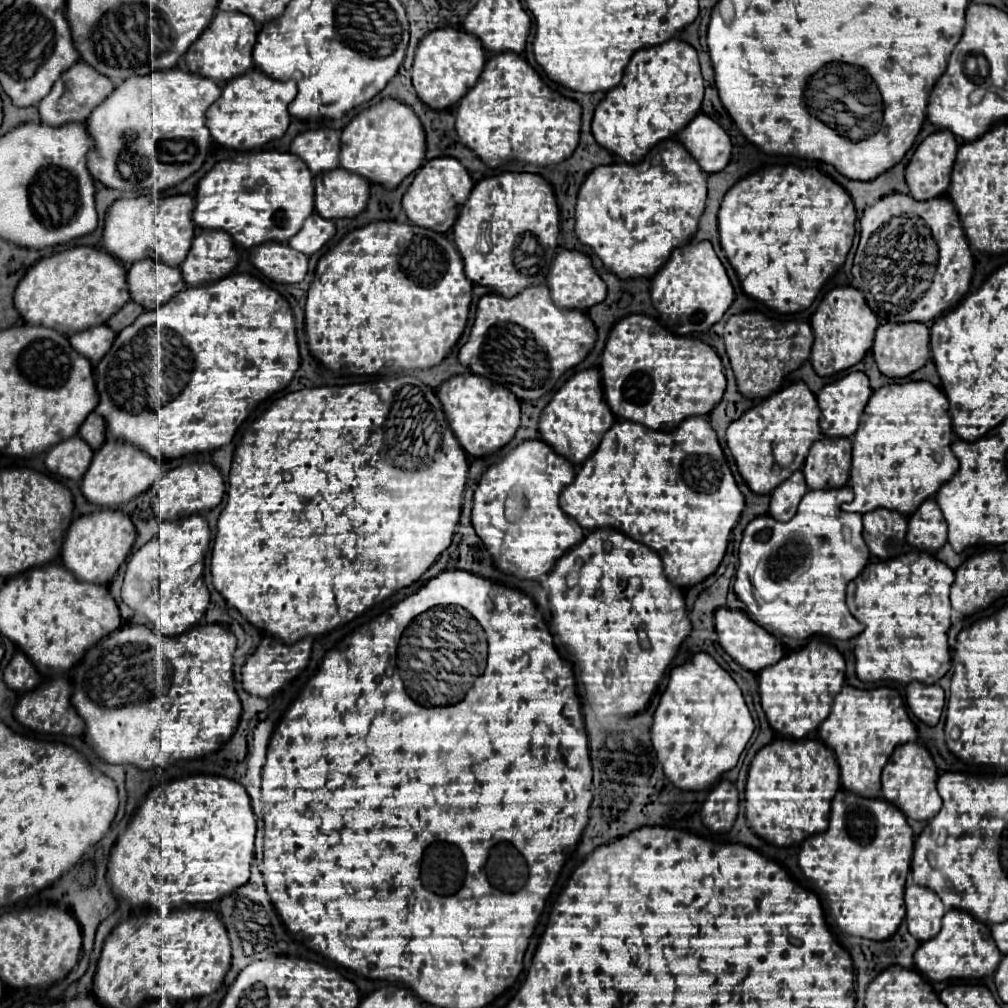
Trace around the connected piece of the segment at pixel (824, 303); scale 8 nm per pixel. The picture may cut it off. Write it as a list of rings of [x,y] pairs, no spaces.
[[[836,287],[824,295],[816,313],[812,315],[812,331],[814,331],[814,345],[812,345],[812,365],[820,377],[828,377],[840,373],[866,355],[872,347],[874,331],[878,327],[878,319],[868,307],[862,291],[854,287]]]

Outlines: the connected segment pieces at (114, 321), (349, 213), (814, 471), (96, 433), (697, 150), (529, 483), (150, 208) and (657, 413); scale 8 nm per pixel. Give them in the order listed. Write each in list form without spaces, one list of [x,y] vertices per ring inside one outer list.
[[[128,301],[118,313],[112,315],[106,323],[108,323],[108,327],[110,327],[114,333],[118,333],[118,331],[122,331],[122,327],[128,327],[130,323],[134,323],[142,311],[144,311],[142,305],[138,305],[138,303],[134,303],[134,301]]]
[[[342,167],[334,171],[324,171],[314,177],[316,187],[316,211],[324,219],[340,219],[340,217],[356,217],[366,209],[370,197],[368,179],[350,173]]]
[[[824,437],[810,447],[802,467],[810,489],[836,489],[844,487],[850,475],[852,443],[846,437]]]
[[[90,413],[90,415],[86,417],[86,421],[82,423],[78,435],[80,435],[82,439],[86,439],[86,443],[90,443],[90,447],[96,451],[96,449],[100,449],[100,445],[104,443],[104,431],[106,431],[104,419],[102,419],[100,415],[96,415],[96,413]]]
[[[698,113],[678,133],[678,141],[694,155],[706,173],[718,173],[730,161],[732,143],[728,133],[704,113]]]
[[[540,439],[522,441],[502,461],[494,463],[482,473],[482,479],[474,491],[472,525],[500,571],[514,575],[518,579],[536,579],[548,573],[570,547],[578,545],[584,539],[584,529],[572,517],[568,517],[558,505],[562,489],[574,481],[574,475],[574,465]]]
[[[144,195],[144,197],[132,197],[132,199],[118,199],[118,201],[114,201],[114,203],[112,203],[112,207],[108,209],[108,215],[106,215],[106,225],[104,225],[103,229],[103,235],[102,235],[103,242],[101,246],[104,246],[106,251],[108,251],[110,255],[114,255],[114,259],[116,259],[120,263],[120,265],[122,265],[122,267],[126,269],[127,284],[128,284],[128,271],[130,271],[130,267],[134,265],[134,261],[138,261],[138,259],[154,259],[154,261],[164,261],[166,265],[172,265],[172,267],[178,267],[178,269],[180,269],[180,263],[182,263],[182,259],[186,259],[186,255],[188,255],[188,249],[190,249],[190,243],[192,243],[192,237],[194,237],[194,221],[190,219],[190,211],[192,211],[192,209],[194,209],[194,199],[192,199],[190,195],[172,195],[172,197],[150,197],[150,195]]]
[[[628,315],[614,325],[602,353],[602,381],[606,401],[614,415],[642,423],[654,431],[672,431],[690,415],[708,415],[720,403],[726,389],[722,361],[710,345],[700,339],[668,335],[660,331],[660,323],[648,315]]]

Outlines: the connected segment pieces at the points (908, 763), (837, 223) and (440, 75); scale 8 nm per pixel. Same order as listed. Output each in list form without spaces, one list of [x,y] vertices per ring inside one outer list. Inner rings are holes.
[[[904,743],[894,749],[882,771],[882,795],[890,803],[894,803],[906,817],[916,821],[928,821],[942,807],[942,799],[936,791],[936,779],[938,779],[938,769],[928,749],[918,743]]]
[[[769,167],[748,175],[724,195],[718,215],[722,215],[722,223],[718,223],[720,245],[738,273],[742,289],[780,313],[796,313],[812,305],[826,279],[846,261],[856,233],[856,209],[848,191],[834,179],[822,175],[816,167]]]
[[[452,27],[434,29],[416,47],[416,57],[411,68],[411,81],[414,83],[418,97],[428,107],[448,109],[454,103],[458,103],[470,87],[474,87],[474,83],[478,81],[478,75],[484,69],[484,61],[486,57],[484,57],[482,43],[478,43],[474,35],[460,29],[452,29]]]

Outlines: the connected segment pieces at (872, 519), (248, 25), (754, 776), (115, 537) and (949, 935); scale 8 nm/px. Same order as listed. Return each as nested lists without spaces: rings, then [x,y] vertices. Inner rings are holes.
[[[874,509],[864,515],[864,541],[872,555],[890,559],[906,539],[906,517],[898,511]]]
[[[218,11],[210,27],[186,51],[186,65],[192,73],[216,81],[228,81],[238,75],[244,75],[252,67],[252,47],[256,43],[256,35],[256,23],[248,15]]]
[[[780,737],[752,759],[746,783],[746,821],[758,837],[774,845],[802,843],[806,837],[826,831],[830,803],[838,787],[840,767],[834,751],[818,739]]]
[[[100,509],[72,521],[62,545],[62,561],[78,579],[108,585],[118,567],[126,561],[134,539],[136,529],[126,513],[122,515],[120,509]]]
[[[950,909],[942,917],[942,929],[936,937],[920,943],[918,951],[914,953],[916,969],[930,981],[946,981],[946,979],[978,979],[992,975],[1002,959],[998,951],[990,927],[986,923],[976,921],[970,913],[960,909]],[[972,927],[972,931],[970,931]]]

